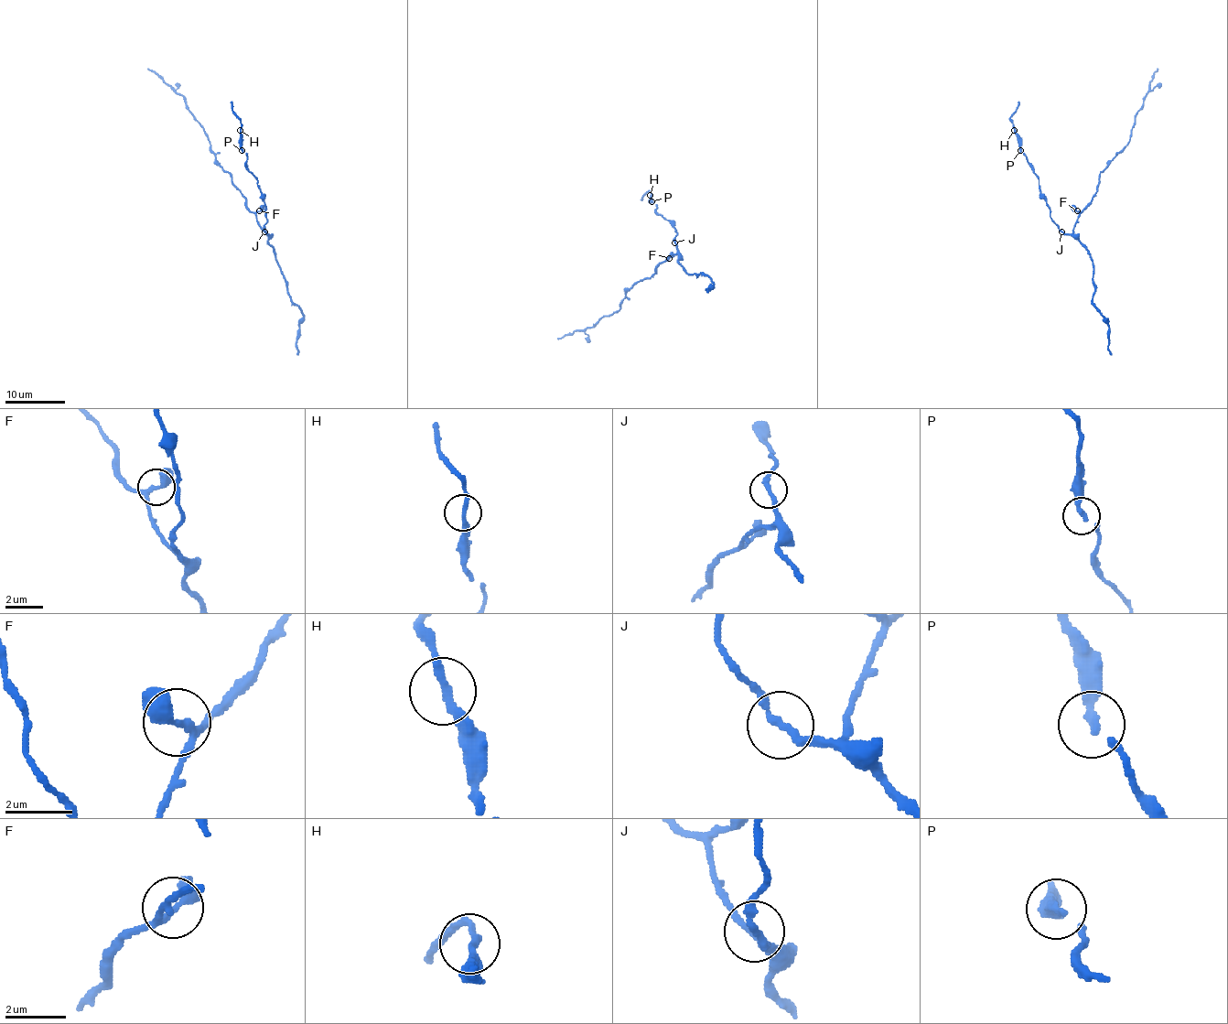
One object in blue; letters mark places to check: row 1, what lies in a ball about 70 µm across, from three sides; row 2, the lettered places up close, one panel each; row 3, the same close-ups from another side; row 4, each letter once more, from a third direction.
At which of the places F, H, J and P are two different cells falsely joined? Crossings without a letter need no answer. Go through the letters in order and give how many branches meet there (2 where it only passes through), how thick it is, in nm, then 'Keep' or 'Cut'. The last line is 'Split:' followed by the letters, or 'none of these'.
F: Branches: 3. Thickness 240 nm. Keep
H: Branches: 2. Thickness 240 nm. Keep
J: Branches: 2. Thickness 220 nm. Keep
P: Branches: 2. Thickness 200 nm. Keep
Split: none of these

